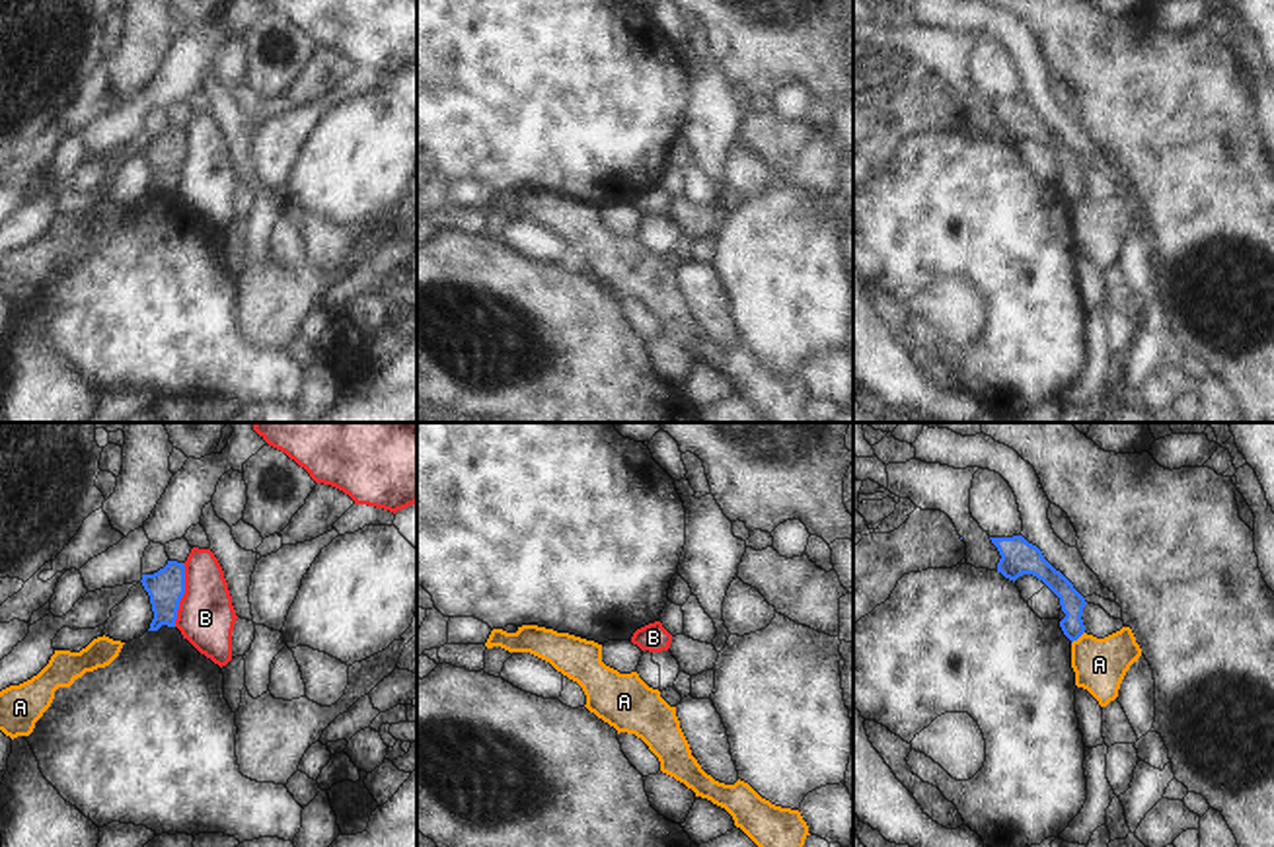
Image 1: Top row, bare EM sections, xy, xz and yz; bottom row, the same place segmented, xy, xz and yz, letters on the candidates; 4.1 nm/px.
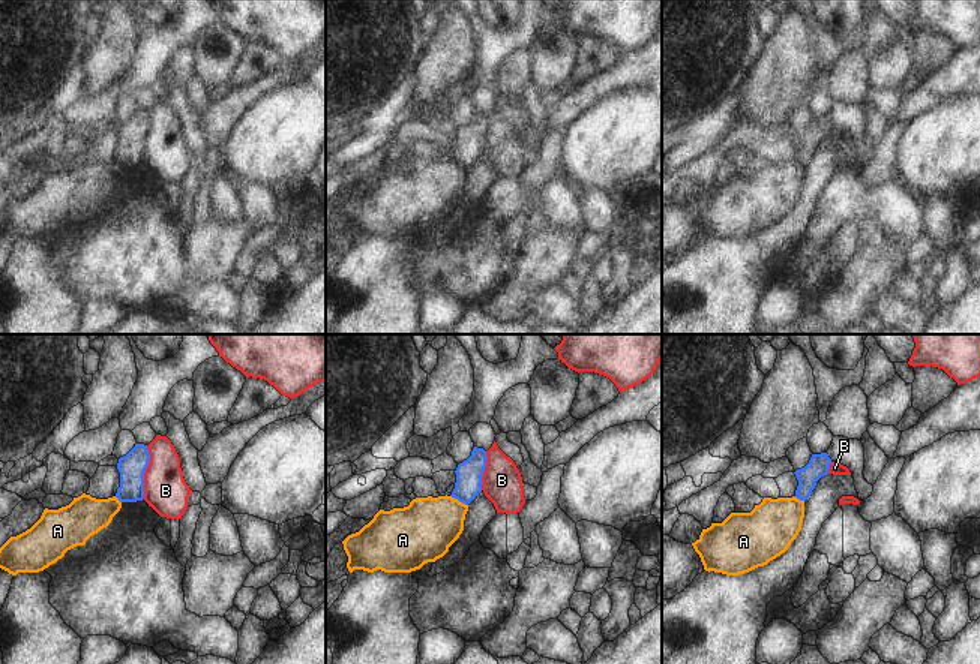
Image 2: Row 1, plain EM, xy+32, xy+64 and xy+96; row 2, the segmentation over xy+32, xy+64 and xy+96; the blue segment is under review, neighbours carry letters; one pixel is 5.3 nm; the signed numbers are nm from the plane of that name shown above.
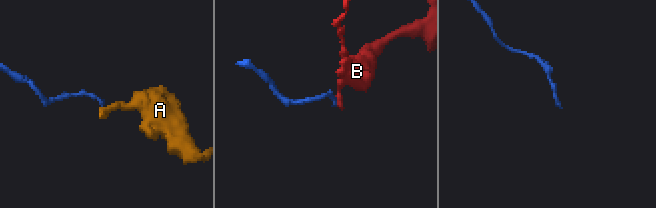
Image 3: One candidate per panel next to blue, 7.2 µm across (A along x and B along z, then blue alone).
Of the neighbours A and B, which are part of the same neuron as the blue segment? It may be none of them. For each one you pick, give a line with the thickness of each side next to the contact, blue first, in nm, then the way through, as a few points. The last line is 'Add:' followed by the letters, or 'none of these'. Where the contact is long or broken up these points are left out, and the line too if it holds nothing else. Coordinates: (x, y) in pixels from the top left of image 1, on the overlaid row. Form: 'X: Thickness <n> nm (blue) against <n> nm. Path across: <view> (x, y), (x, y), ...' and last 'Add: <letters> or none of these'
Add: none of these.

